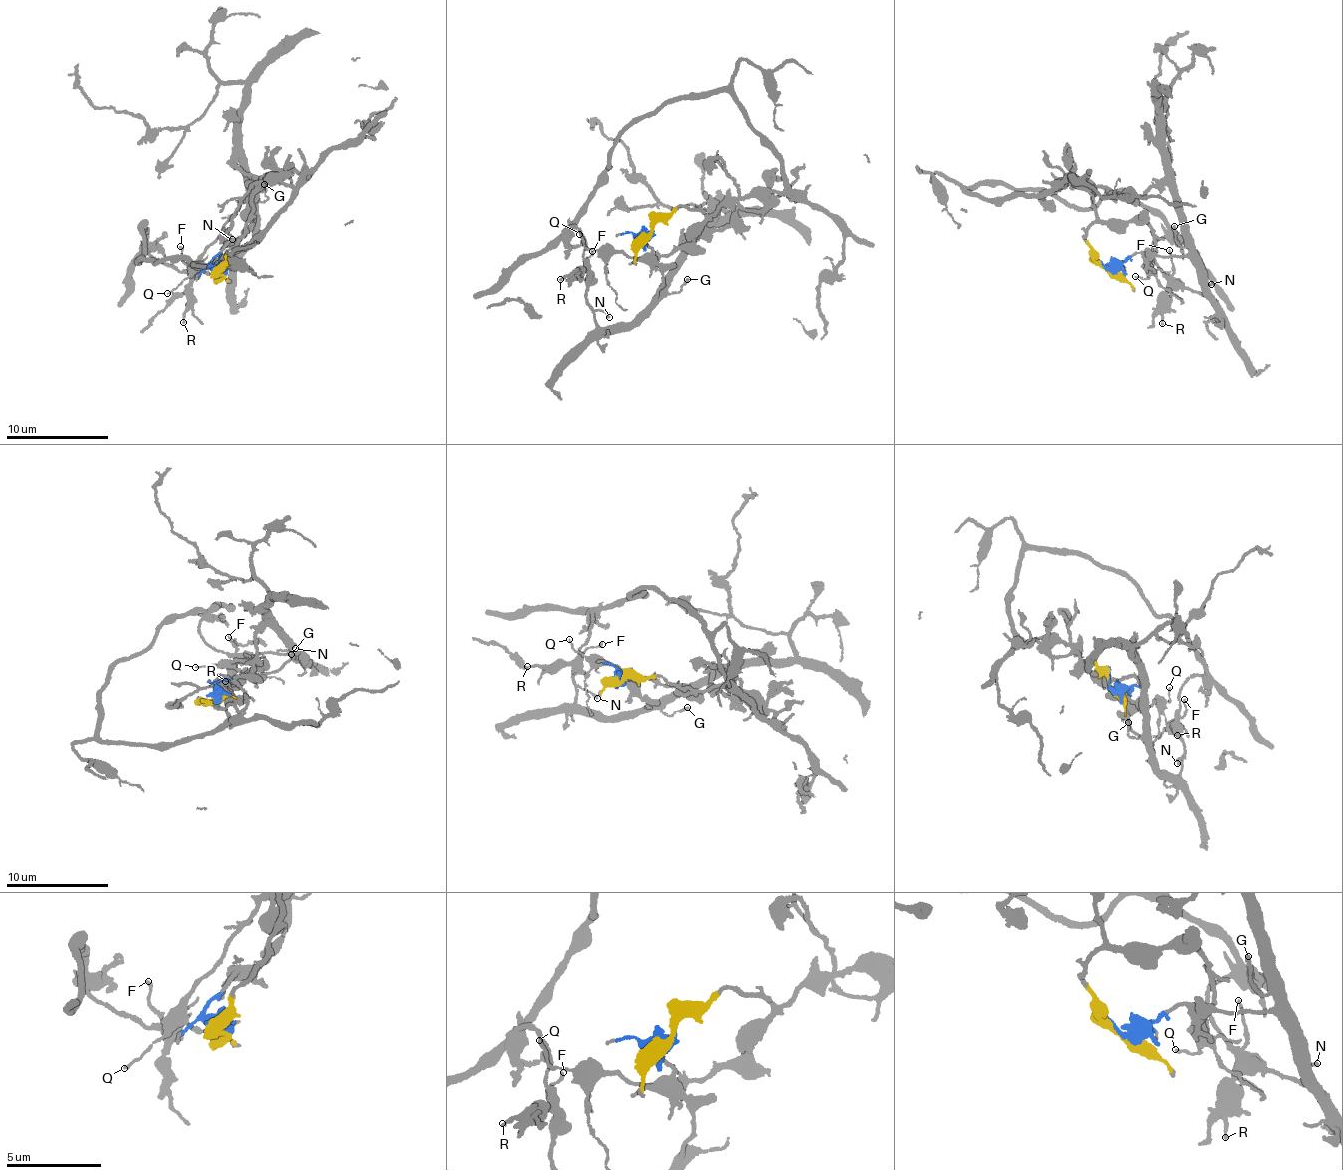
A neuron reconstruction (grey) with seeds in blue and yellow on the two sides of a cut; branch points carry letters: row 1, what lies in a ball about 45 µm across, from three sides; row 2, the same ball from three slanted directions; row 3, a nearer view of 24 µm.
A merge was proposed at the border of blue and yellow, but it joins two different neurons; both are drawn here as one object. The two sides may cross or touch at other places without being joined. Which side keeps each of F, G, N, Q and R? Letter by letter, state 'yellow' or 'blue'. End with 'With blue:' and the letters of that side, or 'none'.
F: blue
G: blue
N: blue
Q: yellow
R: blue
With blue: F, G, N, R

